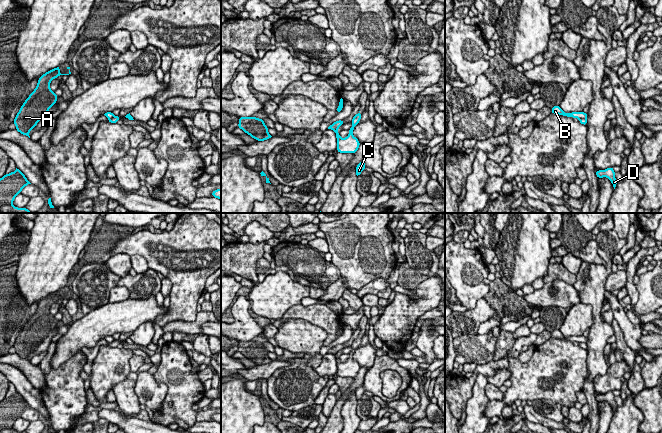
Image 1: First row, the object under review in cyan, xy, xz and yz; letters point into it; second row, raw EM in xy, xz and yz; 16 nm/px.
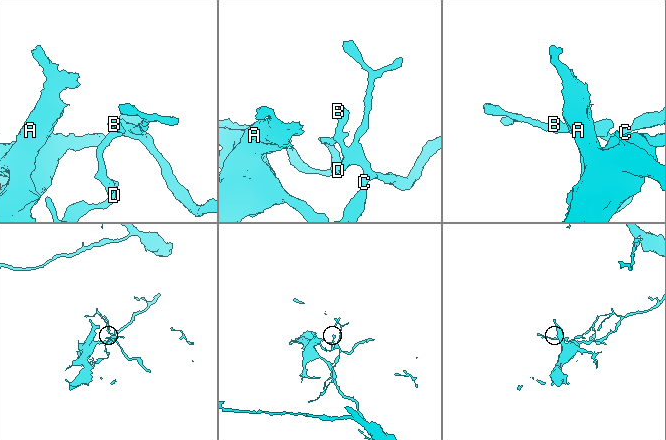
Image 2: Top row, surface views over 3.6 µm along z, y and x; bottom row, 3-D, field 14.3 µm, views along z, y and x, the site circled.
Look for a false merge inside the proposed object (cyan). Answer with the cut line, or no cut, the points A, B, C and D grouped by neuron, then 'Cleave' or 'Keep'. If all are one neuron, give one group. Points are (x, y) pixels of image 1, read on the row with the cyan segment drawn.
Split along xz (337, 128), (334, 130). Groups: A D / B C. Cleave

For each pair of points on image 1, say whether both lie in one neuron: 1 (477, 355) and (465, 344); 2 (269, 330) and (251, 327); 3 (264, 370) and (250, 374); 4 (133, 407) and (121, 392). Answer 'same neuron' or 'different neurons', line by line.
1: same neuron
2: different neurons
3: same neuron
4: same neuron

